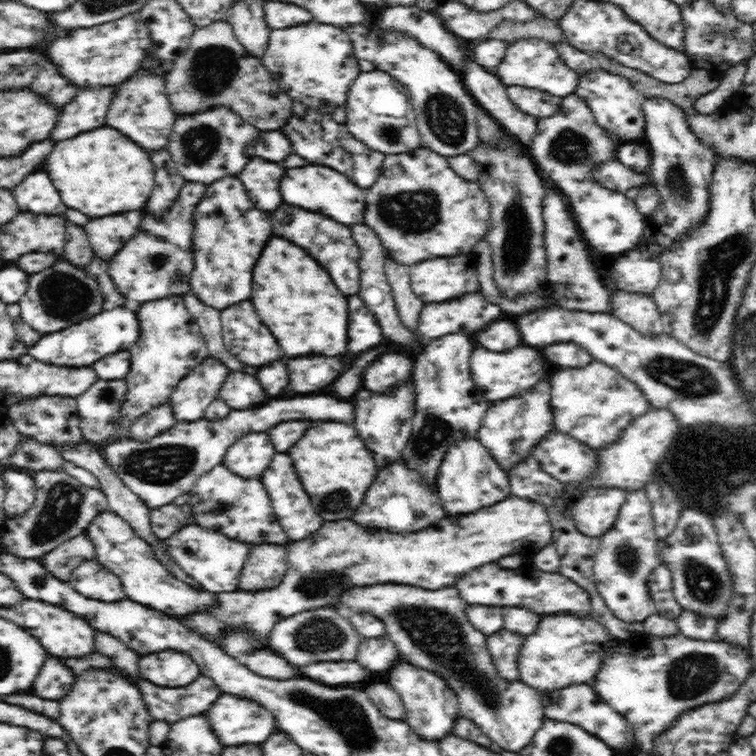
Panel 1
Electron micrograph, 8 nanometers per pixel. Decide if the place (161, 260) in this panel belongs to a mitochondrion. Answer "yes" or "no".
yes

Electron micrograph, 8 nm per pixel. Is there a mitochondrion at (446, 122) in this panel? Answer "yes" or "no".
yes

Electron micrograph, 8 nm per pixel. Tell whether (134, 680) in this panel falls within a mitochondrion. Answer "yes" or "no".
no

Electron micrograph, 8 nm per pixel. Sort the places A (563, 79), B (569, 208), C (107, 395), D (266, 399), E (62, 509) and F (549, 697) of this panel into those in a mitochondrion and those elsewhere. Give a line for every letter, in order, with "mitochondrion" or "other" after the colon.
A: other
B: other
C: mitochondrion
D: other
E: mitochondrion
F: other

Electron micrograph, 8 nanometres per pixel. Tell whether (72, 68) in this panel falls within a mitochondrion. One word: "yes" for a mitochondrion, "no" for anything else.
no

